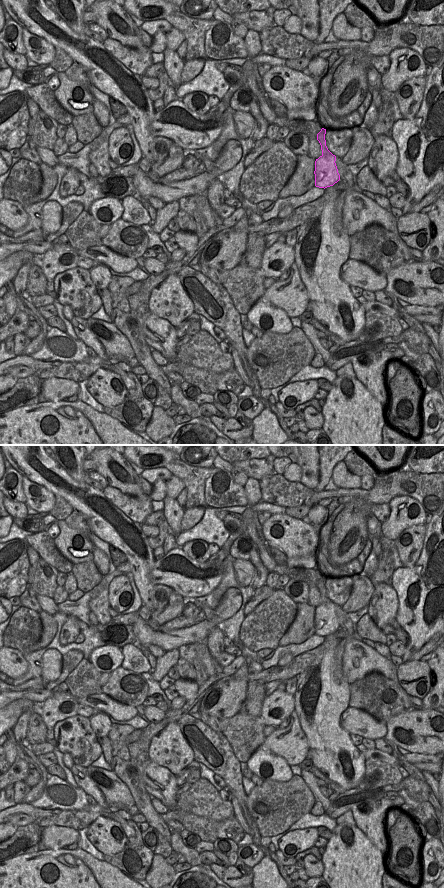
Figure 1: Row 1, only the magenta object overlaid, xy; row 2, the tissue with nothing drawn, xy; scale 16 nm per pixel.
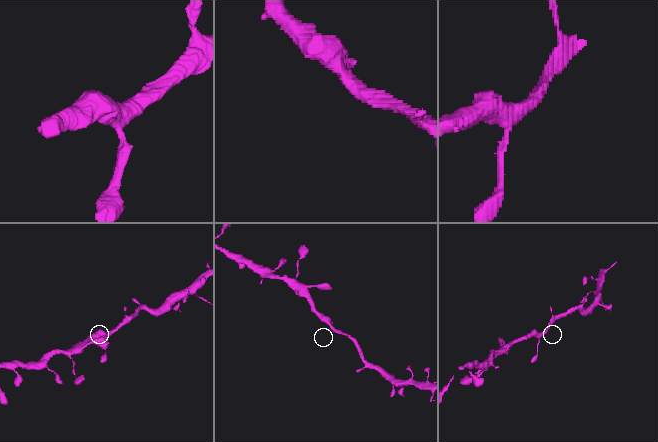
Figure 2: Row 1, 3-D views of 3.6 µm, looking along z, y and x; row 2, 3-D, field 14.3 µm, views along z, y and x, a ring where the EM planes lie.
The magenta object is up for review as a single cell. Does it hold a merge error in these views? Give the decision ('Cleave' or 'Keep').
Keep

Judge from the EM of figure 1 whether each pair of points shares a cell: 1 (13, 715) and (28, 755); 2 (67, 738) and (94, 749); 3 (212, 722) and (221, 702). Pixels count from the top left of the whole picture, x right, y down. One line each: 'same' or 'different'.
1: different
2: same
3: different

